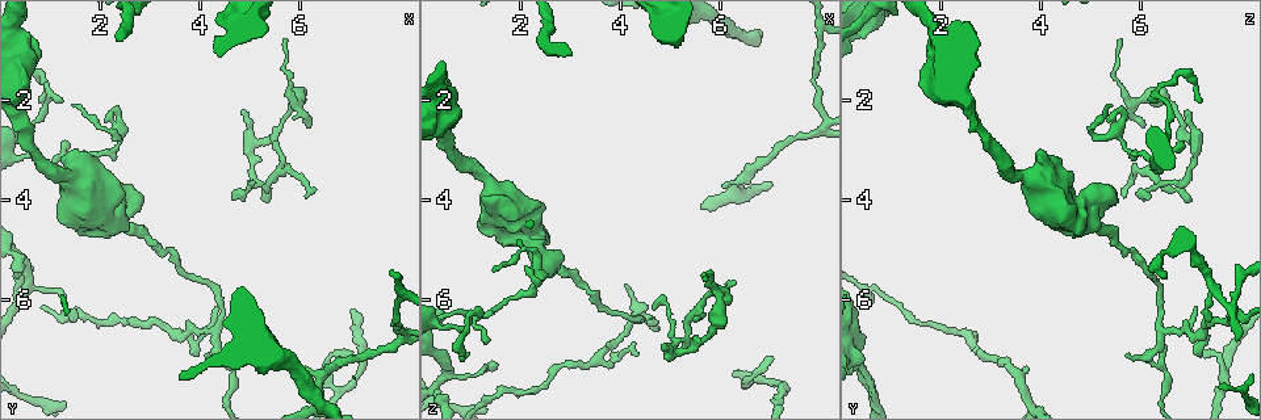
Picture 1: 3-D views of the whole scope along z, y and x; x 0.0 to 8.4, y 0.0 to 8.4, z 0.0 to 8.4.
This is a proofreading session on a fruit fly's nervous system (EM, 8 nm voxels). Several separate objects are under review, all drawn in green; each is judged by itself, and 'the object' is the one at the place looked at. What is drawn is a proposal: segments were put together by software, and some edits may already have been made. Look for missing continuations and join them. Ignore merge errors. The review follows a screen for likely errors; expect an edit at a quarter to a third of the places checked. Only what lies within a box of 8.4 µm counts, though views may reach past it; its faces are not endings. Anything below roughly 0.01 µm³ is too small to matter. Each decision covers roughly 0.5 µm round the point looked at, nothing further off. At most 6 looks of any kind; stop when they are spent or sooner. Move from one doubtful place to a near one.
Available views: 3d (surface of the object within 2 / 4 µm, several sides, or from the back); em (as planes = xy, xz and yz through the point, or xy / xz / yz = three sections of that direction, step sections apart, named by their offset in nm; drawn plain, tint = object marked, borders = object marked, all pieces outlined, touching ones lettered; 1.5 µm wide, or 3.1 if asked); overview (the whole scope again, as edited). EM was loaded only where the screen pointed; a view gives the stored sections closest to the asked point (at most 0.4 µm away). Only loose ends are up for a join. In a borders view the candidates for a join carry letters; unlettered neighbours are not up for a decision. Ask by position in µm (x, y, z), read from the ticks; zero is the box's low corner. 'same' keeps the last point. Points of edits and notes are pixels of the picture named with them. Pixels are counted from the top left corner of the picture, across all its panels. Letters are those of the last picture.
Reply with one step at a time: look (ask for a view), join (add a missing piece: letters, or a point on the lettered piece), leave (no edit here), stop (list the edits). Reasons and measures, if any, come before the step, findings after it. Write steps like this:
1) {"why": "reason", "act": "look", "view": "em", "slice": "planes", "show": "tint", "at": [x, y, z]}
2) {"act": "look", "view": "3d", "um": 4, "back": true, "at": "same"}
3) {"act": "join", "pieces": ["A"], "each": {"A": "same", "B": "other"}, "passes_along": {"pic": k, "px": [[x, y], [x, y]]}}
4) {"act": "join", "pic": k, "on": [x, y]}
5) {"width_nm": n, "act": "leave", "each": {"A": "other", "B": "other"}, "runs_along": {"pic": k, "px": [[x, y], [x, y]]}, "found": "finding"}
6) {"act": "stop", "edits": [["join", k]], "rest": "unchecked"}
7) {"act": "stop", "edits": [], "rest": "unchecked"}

{"why": "thin end", "act": "look", "view": "em", "slice": "planes", "show": "borders", "at": [4.90, 2.25, 6.95]}

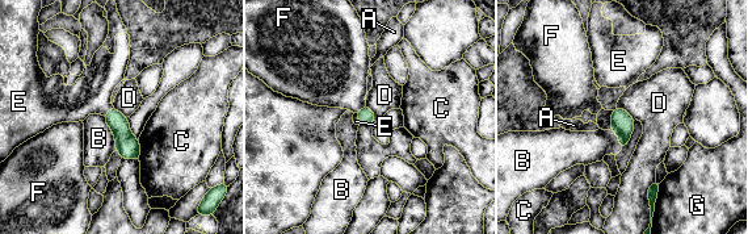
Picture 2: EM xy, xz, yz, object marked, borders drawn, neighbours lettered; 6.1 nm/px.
{"act": "join", "pieces": ["E"], "each": {"A": "other", "B": "other", "C": "other", "D": "other", "E": "same", "F": "other", "G": "other"}, "passes_along": {"pic": 2, "px": [[127, 146], [108, 112], [89, 95]]}, "found": "the neuron continues"}

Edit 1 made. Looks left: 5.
{"why": "thin end", "act": "look", "view": "em", "slice": "xy", "step": 4, "show": "tint", "at": [4.35, 6.15, 7.05]}

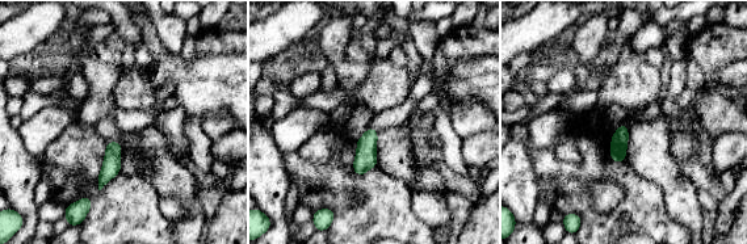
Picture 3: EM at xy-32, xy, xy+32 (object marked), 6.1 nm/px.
{"why": "cut it another way", "act": "look", "view": "em", "slice": "planes", "show": "borders", "at": "same"}

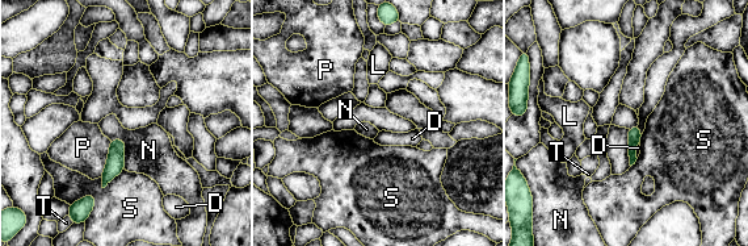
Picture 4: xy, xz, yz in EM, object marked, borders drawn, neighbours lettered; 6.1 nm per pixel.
{"act": "leave", "each": {"D": "other", "L": "other", "N": "other", "P": "other", "S": "other", "T": "other"}, "border": {"pic": 4, "px": [[113, 138], [124, 141], [125, 169]]}, "found": "none of them fits"}

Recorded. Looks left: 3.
{"act": "stop", "edits": [["join", 2]], "rest": "unchecked"}

